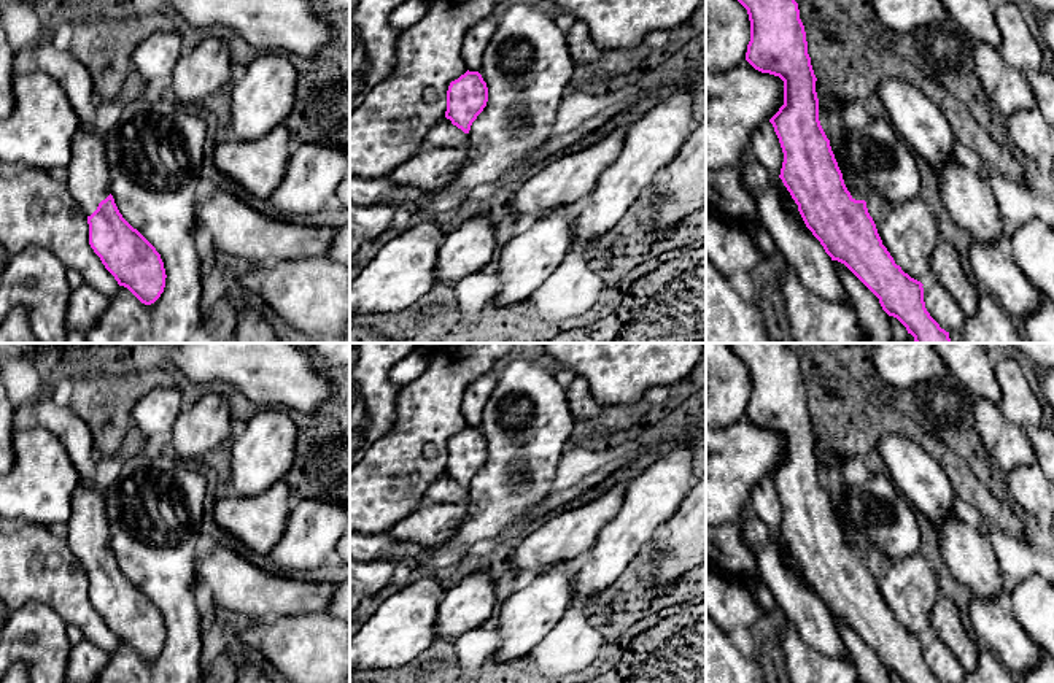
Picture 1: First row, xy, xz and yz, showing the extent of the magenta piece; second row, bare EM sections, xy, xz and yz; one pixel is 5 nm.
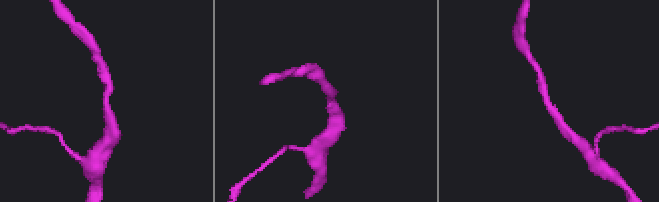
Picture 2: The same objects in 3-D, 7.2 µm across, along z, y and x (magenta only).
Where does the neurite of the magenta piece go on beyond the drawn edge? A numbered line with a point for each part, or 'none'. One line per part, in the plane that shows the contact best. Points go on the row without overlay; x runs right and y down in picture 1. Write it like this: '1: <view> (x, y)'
1: yz (830, 461)

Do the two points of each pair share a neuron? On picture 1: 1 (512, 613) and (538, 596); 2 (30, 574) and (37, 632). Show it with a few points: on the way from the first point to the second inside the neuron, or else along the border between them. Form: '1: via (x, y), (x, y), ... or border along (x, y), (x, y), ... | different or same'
1: via (519, 613), (531, 602) | same
2: border along (16, 609), (30, 602), (42, 602), (65, 623) | different

